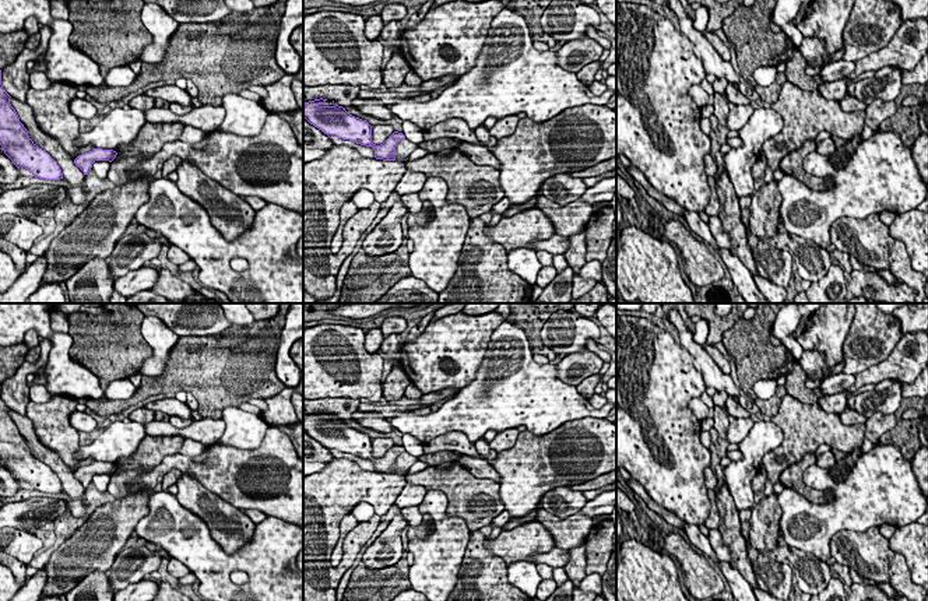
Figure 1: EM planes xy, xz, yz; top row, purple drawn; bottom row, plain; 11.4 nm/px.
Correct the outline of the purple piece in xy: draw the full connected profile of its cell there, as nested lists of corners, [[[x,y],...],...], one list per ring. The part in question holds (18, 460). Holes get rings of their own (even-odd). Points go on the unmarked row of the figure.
[[[0,383],[0,458],[4,463],[4,467],[14,475],[20,482],[24,479],[35,491],[45,493],[60,493],[63,492],[61,482],[57,475],[42,461],[39,461],[28,449],[27,442],[20,435],[20,430],[15,422],[10,417],[10,408],[1,398],[1,383]]]

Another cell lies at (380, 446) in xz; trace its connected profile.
[[[377,437],[372,440],[372,456],[376,458],[383,457],[393,446],[394,440],[390,437]]]

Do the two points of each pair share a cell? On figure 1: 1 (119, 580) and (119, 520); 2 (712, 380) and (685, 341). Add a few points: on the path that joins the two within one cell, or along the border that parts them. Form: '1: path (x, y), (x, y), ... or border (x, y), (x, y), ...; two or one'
1: border (123, 547), (106, 572); two
2: path (709, 371), (695, 350); one

